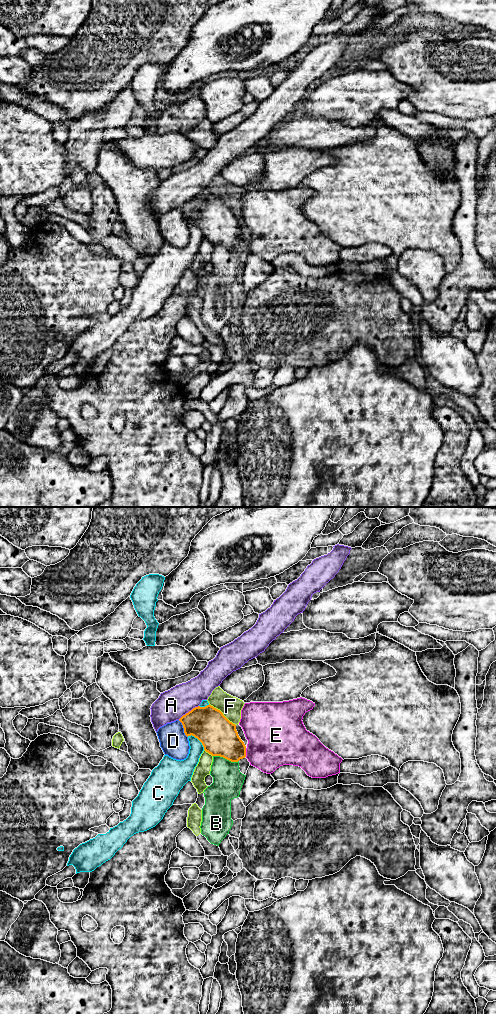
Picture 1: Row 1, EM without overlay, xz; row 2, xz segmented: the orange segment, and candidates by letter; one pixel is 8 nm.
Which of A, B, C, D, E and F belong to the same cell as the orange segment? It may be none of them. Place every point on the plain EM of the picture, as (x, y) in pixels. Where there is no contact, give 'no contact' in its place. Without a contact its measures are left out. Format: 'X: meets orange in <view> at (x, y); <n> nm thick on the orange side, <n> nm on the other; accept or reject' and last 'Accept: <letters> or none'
A: meets orange in xz at (189, 199); 280 nm thick on the orange side, 240 nm on the other; reject
B: meets orange in xz at (226, 246); 300 nm thick on the orange side, 240 nm on the other; reject
C: meets orange in xz at (197, 226); 300 nm thick on the orange side, 130 nm on the other; reject
D: meets orange in xz at (184, 217); 280 nm thick on the orange side, 220 nm on the other; reject
E: meets orange in xz at (245, 240); 300 nm thick on the orange side, 420 nm on the other; reject
F: meets orange in xz at (222, 201); 300 nm thick on the orange side, 170 nm on the other; reject
Accept: none

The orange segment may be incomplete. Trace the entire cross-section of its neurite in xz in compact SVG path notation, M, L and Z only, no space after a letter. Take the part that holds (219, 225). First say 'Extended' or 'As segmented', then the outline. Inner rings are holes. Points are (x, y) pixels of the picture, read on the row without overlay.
As segmented. M210 192L193 196L179 209L185 223L197 226L212 244L220 244L231 250L246 245L246 234L238 223L236 213Z

